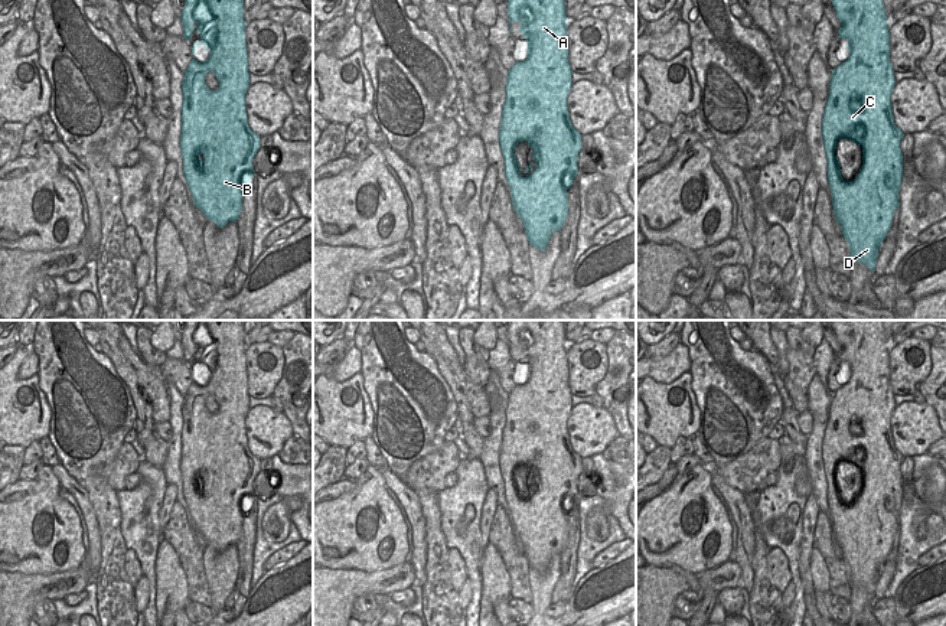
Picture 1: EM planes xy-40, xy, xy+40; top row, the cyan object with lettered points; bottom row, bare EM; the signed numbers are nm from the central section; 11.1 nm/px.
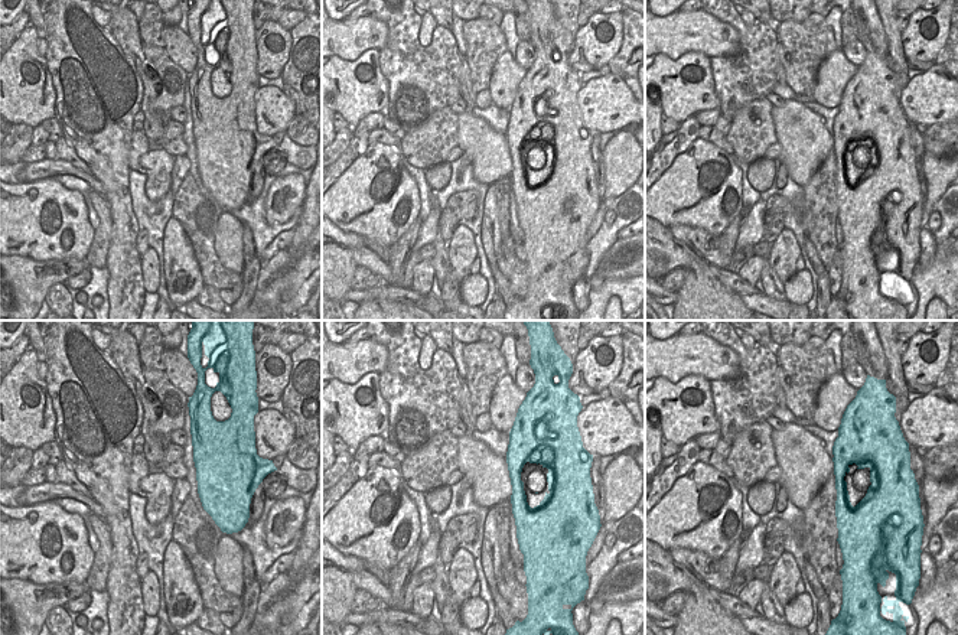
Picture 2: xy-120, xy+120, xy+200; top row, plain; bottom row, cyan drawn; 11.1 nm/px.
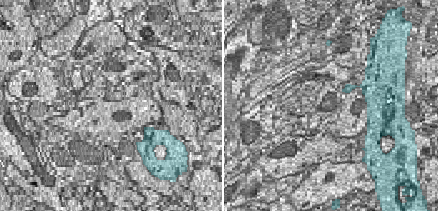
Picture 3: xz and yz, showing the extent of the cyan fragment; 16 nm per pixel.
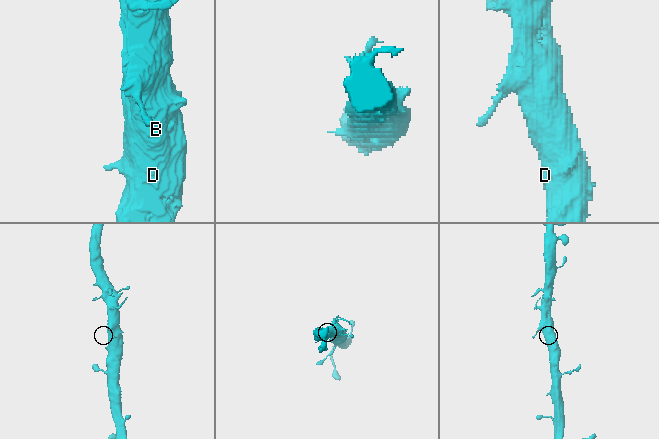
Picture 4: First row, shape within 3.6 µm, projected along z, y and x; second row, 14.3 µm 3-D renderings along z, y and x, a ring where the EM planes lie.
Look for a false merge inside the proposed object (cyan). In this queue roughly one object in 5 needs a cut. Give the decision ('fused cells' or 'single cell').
single cell

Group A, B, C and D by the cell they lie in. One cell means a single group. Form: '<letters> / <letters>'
A B C D

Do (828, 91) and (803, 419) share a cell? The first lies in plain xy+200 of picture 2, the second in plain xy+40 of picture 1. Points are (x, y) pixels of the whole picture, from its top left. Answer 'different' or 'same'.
different

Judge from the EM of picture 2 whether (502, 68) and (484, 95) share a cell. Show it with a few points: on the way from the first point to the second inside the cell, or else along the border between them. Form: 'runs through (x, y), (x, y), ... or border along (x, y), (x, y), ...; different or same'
border along (488, 90), (492, 103); different

